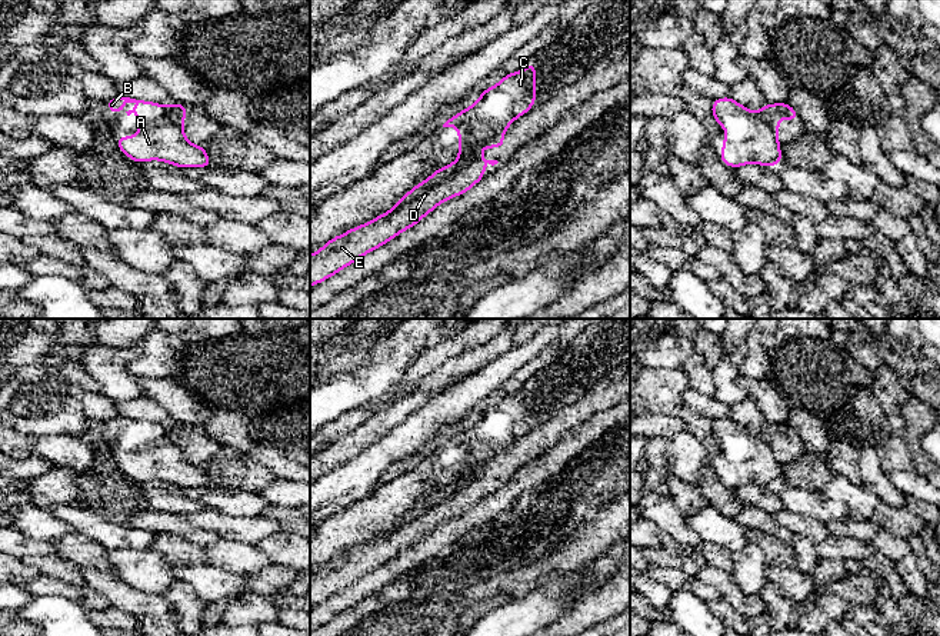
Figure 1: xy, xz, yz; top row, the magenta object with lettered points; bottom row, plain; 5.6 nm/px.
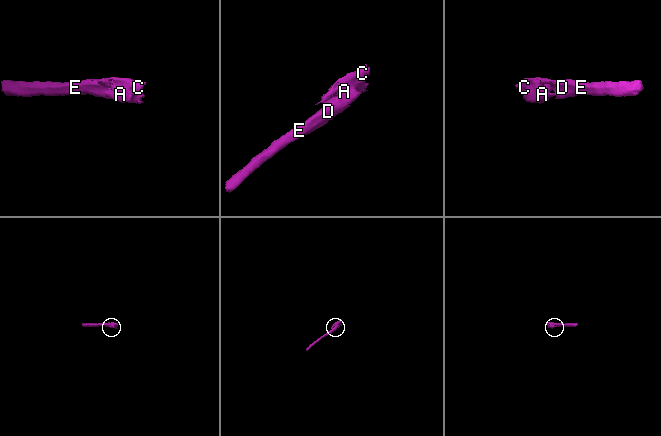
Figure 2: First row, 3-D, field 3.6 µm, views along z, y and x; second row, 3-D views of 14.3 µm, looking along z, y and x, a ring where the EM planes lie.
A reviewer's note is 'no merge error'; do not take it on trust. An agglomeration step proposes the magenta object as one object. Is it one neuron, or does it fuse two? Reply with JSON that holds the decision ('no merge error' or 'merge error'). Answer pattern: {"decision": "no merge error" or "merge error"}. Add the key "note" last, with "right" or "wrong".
{"decision": "merge error", "note": "wrong"}

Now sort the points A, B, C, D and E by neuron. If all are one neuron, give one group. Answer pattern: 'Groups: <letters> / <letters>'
Groups: A B C / D E

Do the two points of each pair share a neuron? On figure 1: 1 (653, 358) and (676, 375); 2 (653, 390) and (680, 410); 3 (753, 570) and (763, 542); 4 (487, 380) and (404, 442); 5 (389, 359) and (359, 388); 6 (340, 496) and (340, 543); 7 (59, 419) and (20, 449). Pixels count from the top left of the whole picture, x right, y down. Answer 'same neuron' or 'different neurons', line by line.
1: different neurons
2: same neuron
3: different neurons
4: same neuron
5: same neuron
6: different neurons
7: different neurons

